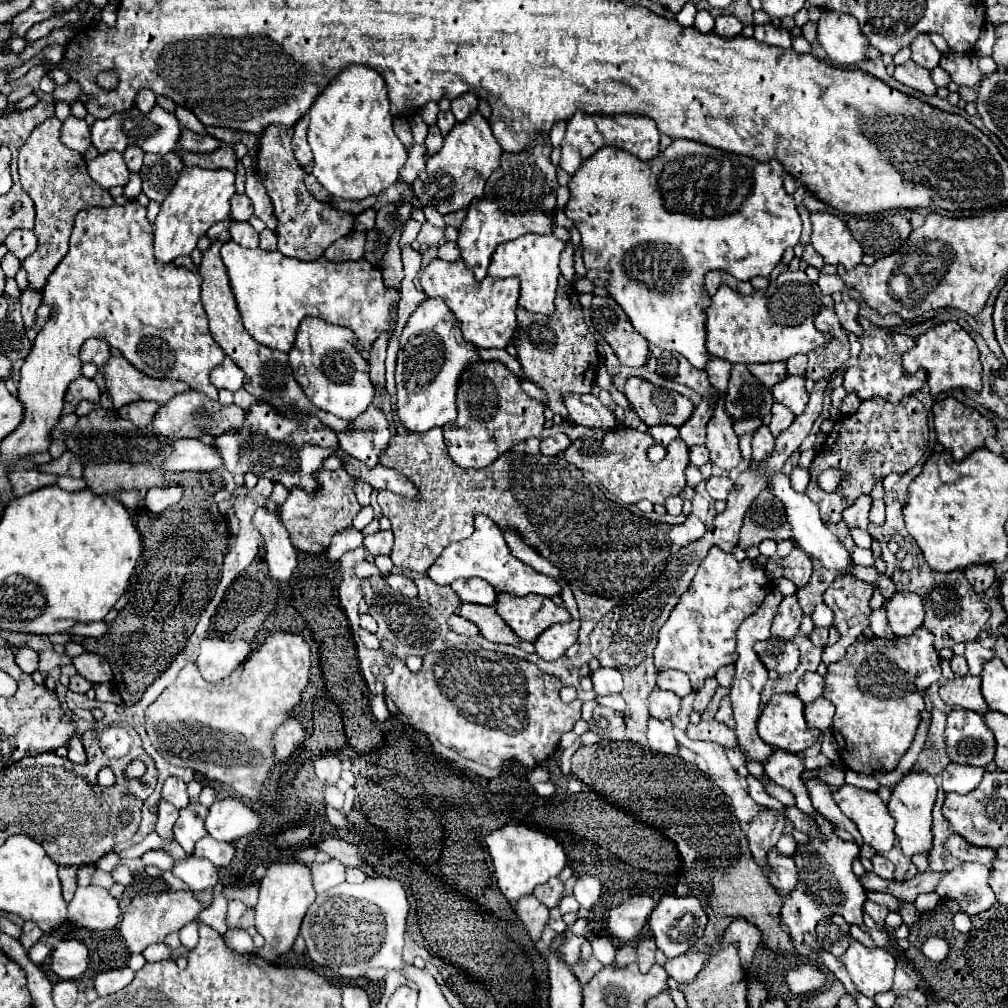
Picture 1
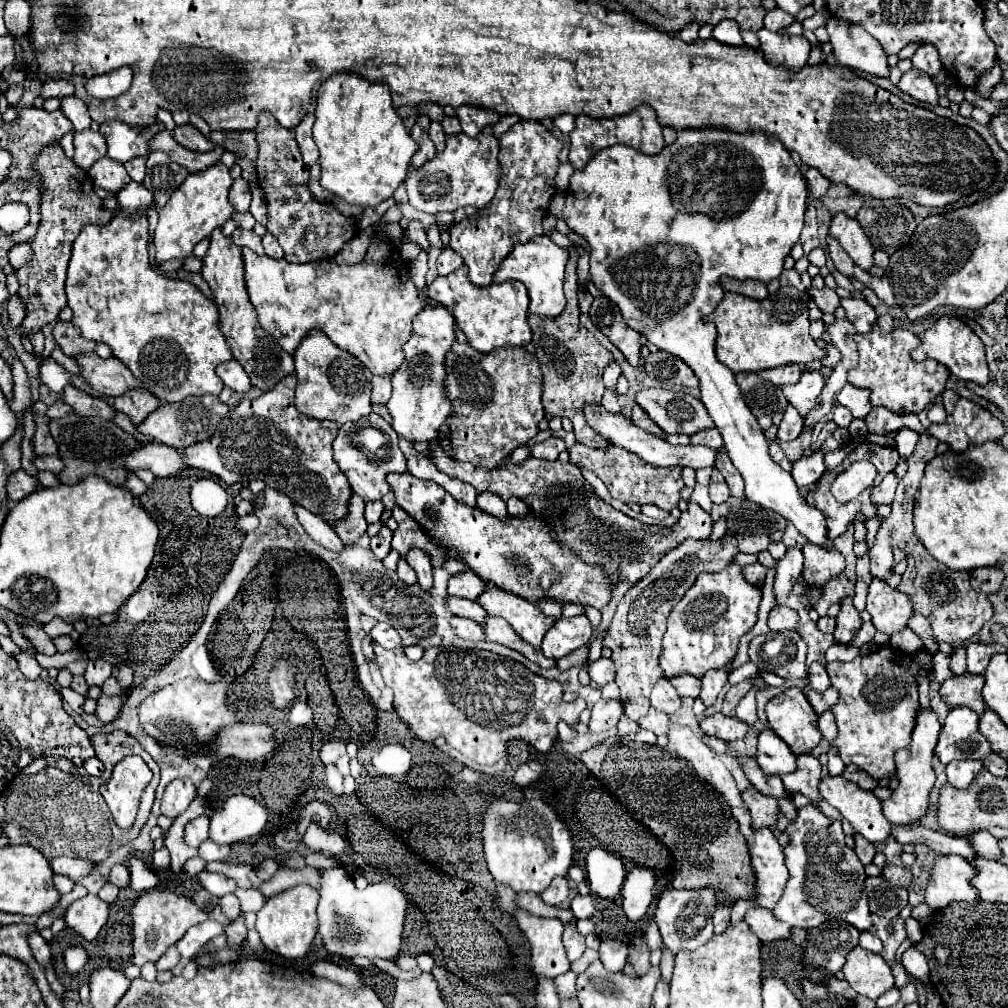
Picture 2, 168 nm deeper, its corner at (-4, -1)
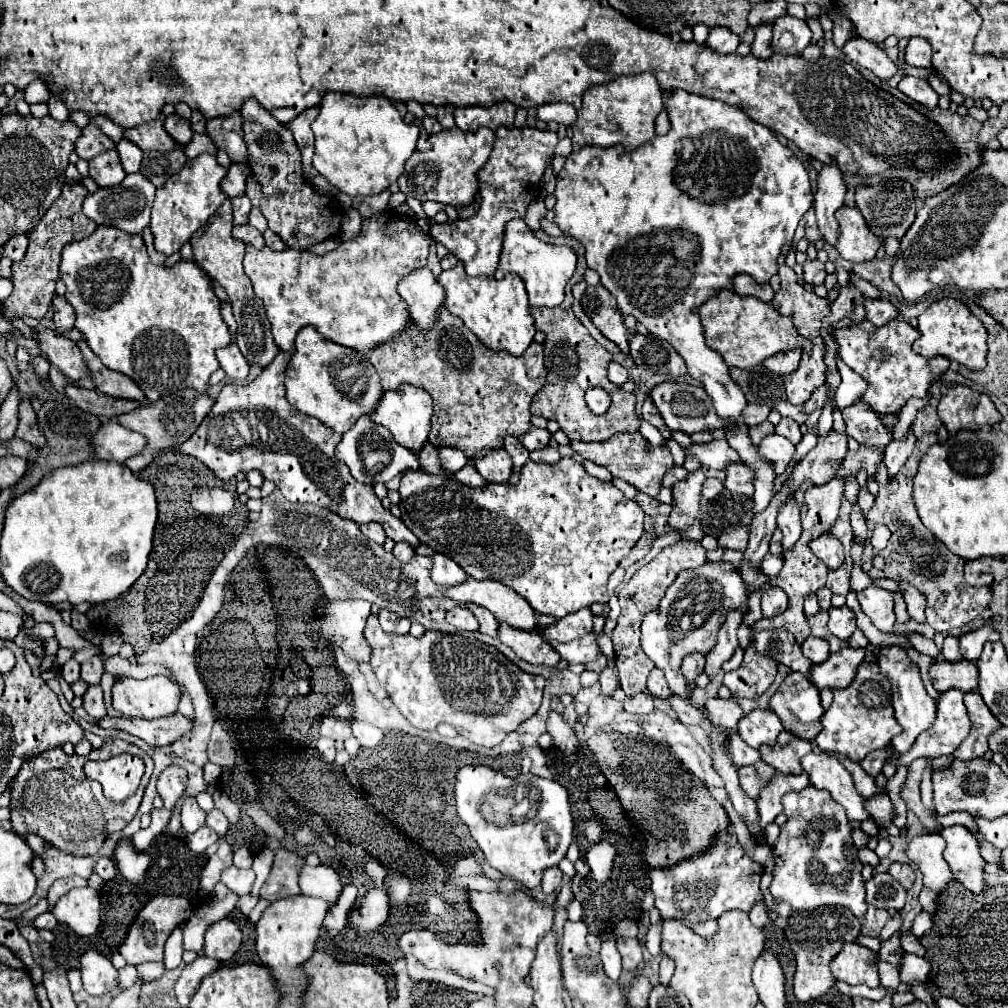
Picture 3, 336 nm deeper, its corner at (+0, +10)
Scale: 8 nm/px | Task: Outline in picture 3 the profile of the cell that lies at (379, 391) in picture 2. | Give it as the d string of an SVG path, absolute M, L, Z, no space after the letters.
M446 308L440 312L440 322L428 334L418 336L410 324L400 338L392 338L392 342L374 350L370 362L384 390L394 390L408 382L432 394L434 416L430 444L436 448L458 448L472 458L482 450L502 448L502 438L508 434L522 436L530 430L530 402L546 378L540 344L532 342L522 356L506 354L506 350L488 350Z

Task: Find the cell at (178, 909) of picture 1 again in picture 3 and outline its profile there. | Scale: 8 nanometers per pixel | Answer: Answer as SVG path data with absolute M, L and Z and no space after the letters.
M154 896L136 916L128 938L120 946L120 954L126 958L128 964L142 964L148 960L162 960L164 958L164 942L172 934L172 930L180 924L184 924L192 914L192 904L184 896Z

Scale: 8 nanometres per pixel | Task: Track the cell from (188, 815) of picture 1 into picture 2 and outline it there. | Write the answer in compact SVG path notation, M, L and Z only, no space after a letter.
M200 815L200 817L192 819L192 821L186 825L184 841L186 841L190 847L200 847L200 843L208 839L208 823L210 823L210 819L208 819L206 815Z

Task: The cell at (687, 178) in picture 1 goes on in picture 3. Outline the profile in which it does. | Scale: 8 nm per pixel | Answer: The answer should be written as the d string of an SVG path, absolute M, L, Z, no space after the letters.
M676 90L668 102L666 102L666 108L668 108L668 116L670 116L670 122L672 122L672 128L666 136L656 136L652 142L636 148L636 150L624 150L622 146L612 146L612 148L602 148L602 146L584 146L580 148L578 152L572 152L570 156L566 158L566 164L564 168L560 170L558 178L556 178L556 206L554 206L554 212L556 212L556 224L560 226L560 230L568 232L570 236L574 236L584 248L586 248L586 262L588 262L588 268L596 270L600 274L600 284L616 298L618 302L618 308L622 310L622 314L632 314L640 324L644 324L648 328L650 334L666 340L670 346L674 346L674 350L686 360L686 366L688 366L688 374L690 376L696 376L702 384L704 384L704 390L706 394L710 396L712 404L714 404L714 410L716 414L726 420L726 426L724 426L724 432L726 432L726 442L738 452L740 460L744 466L748 466L752 472L754 472L754 512L760 512L768 506L768 502L772 500L772 490L774 490L774 480L776 480L776 472L772 468L772 464L768 460L762 458L758 446L752 444L750 440L750 426L744 422L742 418L742 412L746 408L746 398L744 398L744 392L736 386L736 382L730 378L730 372L728 372L728 364L724 362L724 358L714 352L712 348L704 346L704 332L698 332L700 338L674 338L674 324L678 324L682 318L682 306L694 310L699 308L709 298L716 296L720 290L728 288L734 291L732 288L732 276L744 272L744 274L750 274L756 282L768 282L776 272L778 272L778 262L776 258L780 256L780 250L782 246L790 244L794 240L794 232L798 228L798 222L802 220L804 212L812 206L814 202L814 196L812 196L812 188L810 188L810 180L808 180L808 172L804 168L804 164L796 158L796 154L788 148L788 146L782 146L778 142L778 138L774 136L774 132L758 122L754 122L752 118L746 116L744 110L736 108L736 106L730 106L722 100L714 100L714 98L706 98L706 96L698 96L698 94L690 94L686 90Z

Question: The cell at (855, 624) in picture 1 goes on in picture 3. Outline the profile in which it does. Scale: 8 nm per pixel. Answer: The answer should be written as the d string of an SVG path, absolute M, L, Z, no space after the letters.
M848 606L830 608L830 632L842 640L848 640L856 630L856 616Z

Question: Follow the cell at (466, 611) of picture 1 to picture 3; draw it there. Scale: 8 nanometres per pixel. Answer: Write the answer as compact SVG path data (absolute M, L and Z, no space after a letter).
M500 622L498 638L506 646L510 646L520 658L524 658L530 664L544 664L544 666L556 666L560 660L560 654L544 640L538 632L526 632L516 630L504 622Z

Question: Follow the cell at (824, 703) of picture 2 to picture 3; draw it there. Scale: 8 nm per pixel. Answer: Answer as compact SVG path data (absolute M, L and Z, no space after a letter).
M842 648L840 652L830 654L826 662L810 668L810 682L818 690L844 688L852 682L852 676L856 674L856 666L864 660L864 656L866 656L864 648Z

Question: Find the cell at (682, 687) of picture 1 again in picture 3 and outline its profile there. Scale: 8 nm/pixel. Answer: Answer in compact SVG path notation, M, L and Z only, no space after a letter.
M690 654L690 656L686 656L684 662L682 662L682 666L680 666L680 670L682 670L682 674L684 674L684 678L688 682L694 682L694 678L704 672L704 656L702 654Z

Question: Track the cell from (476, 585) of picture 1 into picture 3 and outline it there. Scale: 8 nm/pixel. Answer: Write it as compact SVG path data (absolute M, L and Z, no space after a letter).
M434 554L432 562L434 562L434 566L432 566L432 580L436 584L440 584L440 586L446 586L446 588L458 586L460 582L464 582L468 578L466 572L460 570L460 566L454 560L446 558L444 554Z

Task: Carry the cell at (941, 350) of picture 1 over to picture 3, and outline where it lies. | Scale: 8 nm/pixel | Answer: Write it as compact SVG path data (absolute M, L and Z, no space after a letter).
M952 298L940 300L932 304L924 314L918 316L918 330L920 338L912 344L914 352L924 358L932 356L946 356L970 370L984 370L986 366L986 330L982 322L970 314L970 310Z

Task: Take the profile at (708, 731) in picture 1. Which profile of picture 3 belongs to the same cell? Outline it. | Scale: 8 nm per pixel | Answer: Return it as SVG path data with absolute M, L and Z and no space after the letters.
M712 698L704 706L710 722L714 726L720 726L724 730L736 730L738 720L744 716L742 708L738 706L736 700L722 700L722 698Z

